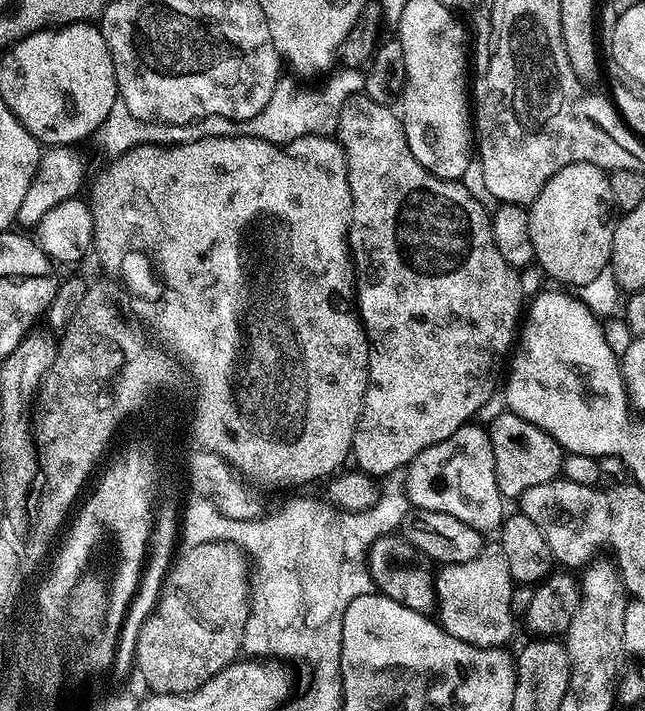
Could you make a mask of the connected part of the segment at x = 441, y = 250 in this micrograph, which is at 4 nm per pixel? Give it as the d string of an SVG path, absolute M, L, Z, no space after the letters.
M352 94L345 105L342 106L342 112L338 117L338 124L334 133L334 138L342 146L344 157L346 158L346 170L348 171L348 181L350 182L350 198L352 199L352 221L348 227L348 250L354 265L354 283L356 285L356 299L355 303L358 305L360 314L360 323L364 326L364 332L368 336L368 389L364 395L364 408L360 411L360 421L356 423L356 433L352 439L352 451L350 453L351 459L356 459L355 467L361 473L364 473L371 478L379 478L378 476L388 476L391 472L407 469L408 465L412 463L412 459L418 454L422 454L422 450L426 450L430 446L434 446L438 442L442 442L446 438L450 438L450 434L454 434L454 430L458 430L464 424L469 423L473 419L472 416L479 408L484 408L488 404L488 399L492 395L497 395L498 381L502 376L502 369L506 364L506 357L513 351L514 341L518 336L518 325L522 320L522 309L526 304L526 296L524 300L524 284L520 281L521 273L517 269L512 268L506 262L506 258L502 258L502 253L498 251L498 246L494 246L494 234L492 233L492 221L490 219L489 209L484 209L470 193L463 187L465 186L458 180L443 180L434 174L430 174L430 170L426 170L422 166L422 162L418 162L418 158L414 158L414 154L408 145L408 139L404 133L403 119L393 109L386 104L379 104L374 102L370 97L363 94Z

